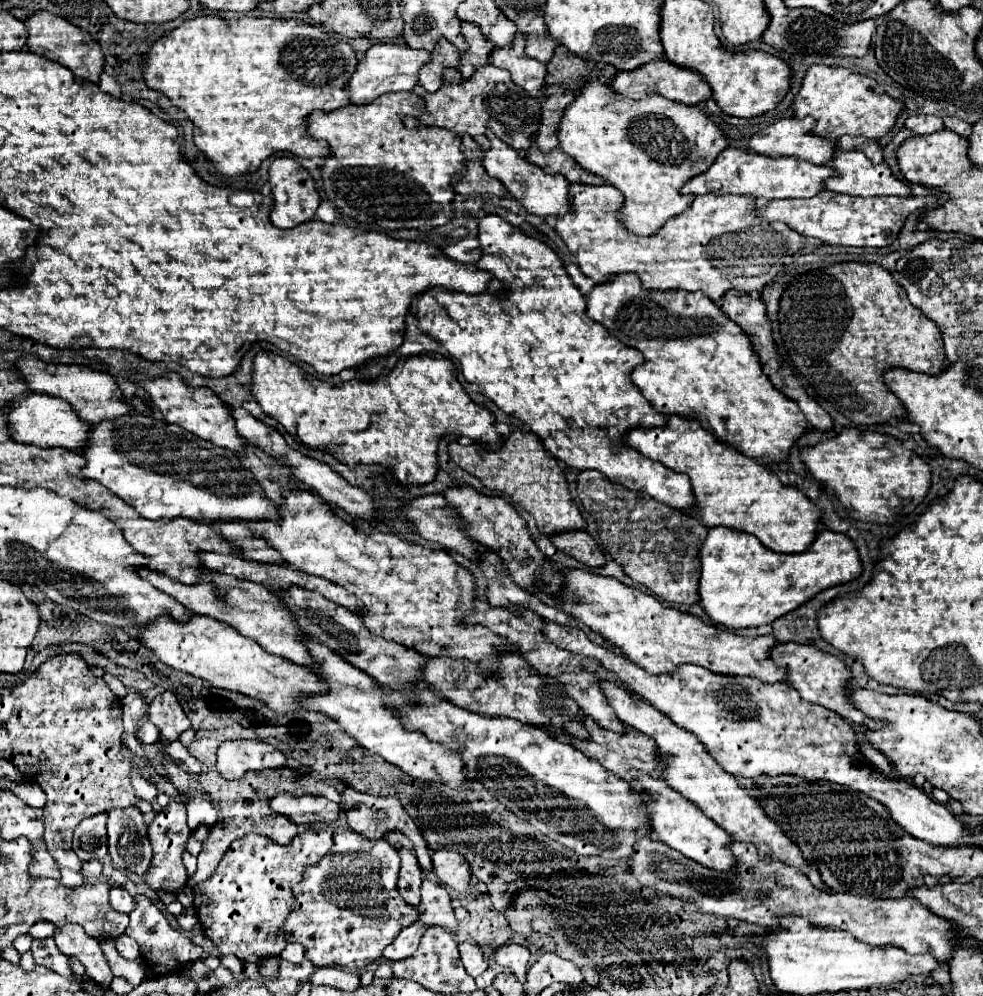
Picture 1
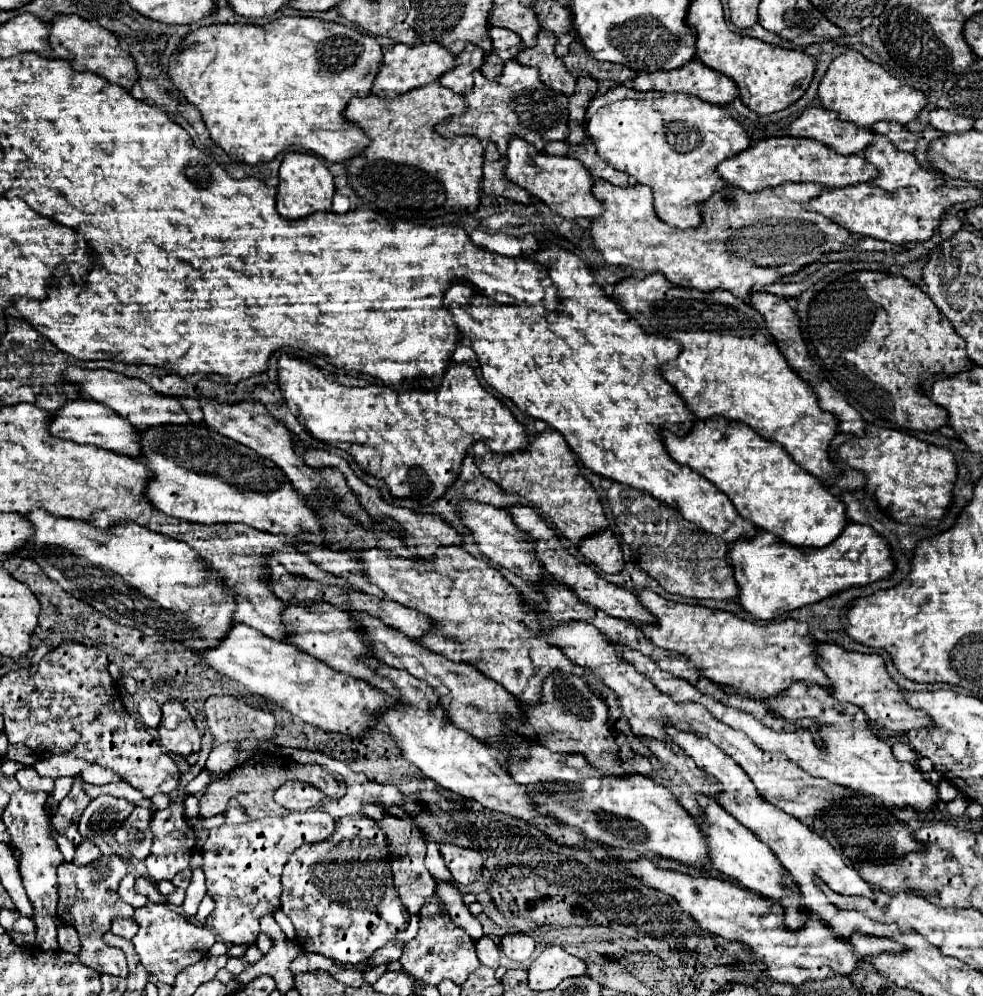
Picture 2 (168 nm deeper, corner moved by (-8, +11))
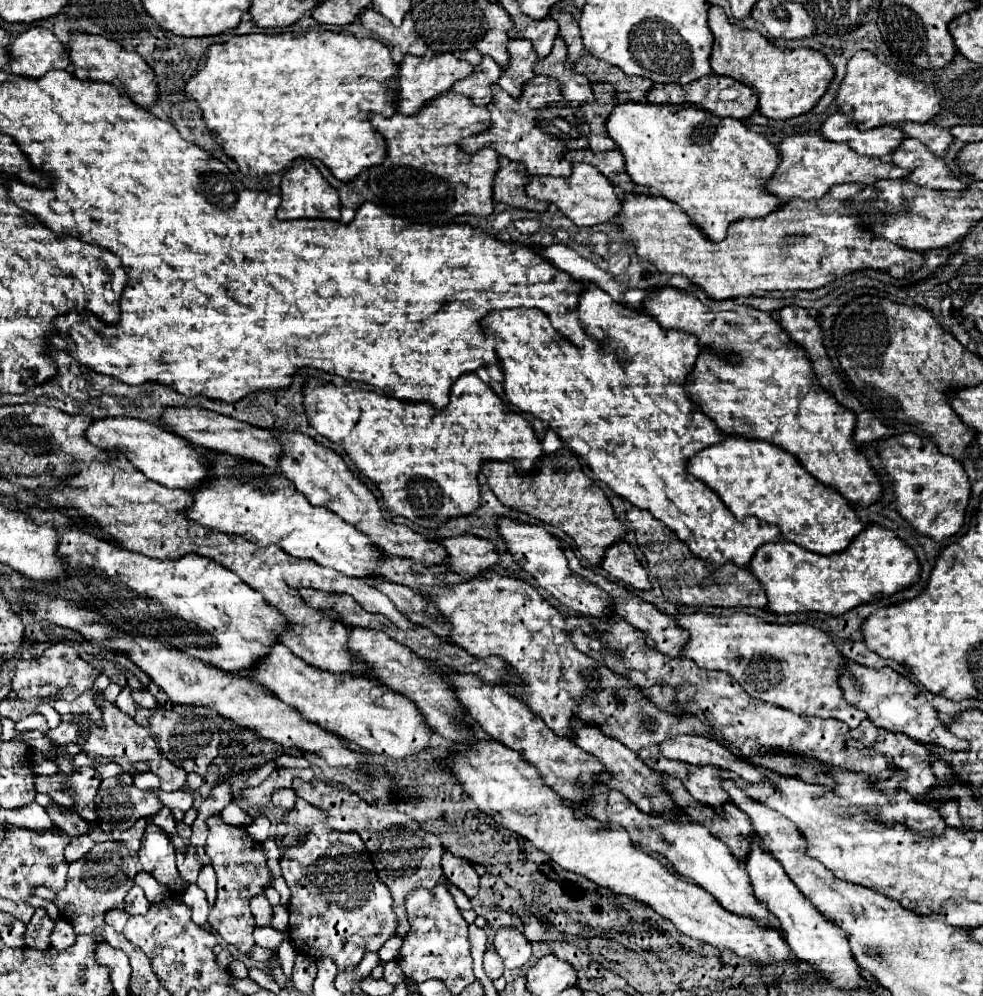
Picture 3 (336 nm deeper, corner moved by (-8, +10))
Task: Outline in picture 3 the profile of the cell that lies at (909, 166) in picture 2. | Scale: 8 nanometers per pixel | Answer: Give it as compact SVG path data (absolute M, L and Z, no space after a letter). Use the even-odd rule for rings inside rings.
M903 138L901 144L891 152L891 162L909 174L905 182L929 186L935 190L965 190L967 182L953 176L941 158L931 154L927 146L913 138Z

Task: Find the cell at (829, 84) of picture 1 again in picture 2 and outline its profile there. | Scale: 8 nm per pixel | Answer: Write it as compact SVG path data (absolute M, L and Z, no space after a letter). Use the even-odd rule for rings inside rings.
M847 51L829 65L829 71L819 85L819 99L825 109L841 113L841 121L855 123L857 127L871 127L877 121L907 125L921 113L921 109L927 107L927 97L923 91L903 85L881 65L869 61L857 51Z

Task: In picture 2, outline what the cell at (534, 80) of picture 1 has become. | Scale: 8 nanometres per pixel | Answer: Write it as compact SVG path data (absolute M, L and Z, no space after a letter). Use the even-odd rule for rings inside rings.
M543 29L537 37L537 47L533 47L533 49L525 47L519 53L519 63L529 65L529 67L537 67L541 73L541 81L545 85L549 85L551 89L555 89L559 93L571 95L575 91L577 77L573 77L565 69L563 61L559 57L555 57L555 53L553 53L555 43L557 43L555 33Z

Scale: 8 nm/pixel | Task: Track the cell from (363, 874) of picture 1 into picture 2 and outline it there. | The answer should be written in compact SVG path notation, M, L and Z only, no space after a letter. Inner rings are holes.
M361 813L347 815L336 823L335 833L331 836L329 841L323 843L303 845L289 857L283 869L281 909L293 921L297 945L303 951L319 953L339 965L357 965L363 963L373 951L389 943L397 933L401 933L409 925L409 913L405 911L393 887L387 839L375 821Z

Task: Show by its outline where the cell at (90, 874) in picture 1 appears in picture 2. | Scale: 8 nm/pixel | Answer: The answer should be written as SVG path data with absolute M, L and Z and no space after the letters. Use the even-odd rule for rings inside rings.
M83 841L77 851L75 851L75 857L73 857L73 863L75 865L91 865L93 861L97 861L101 855L99 847L93 845L91 841Z

